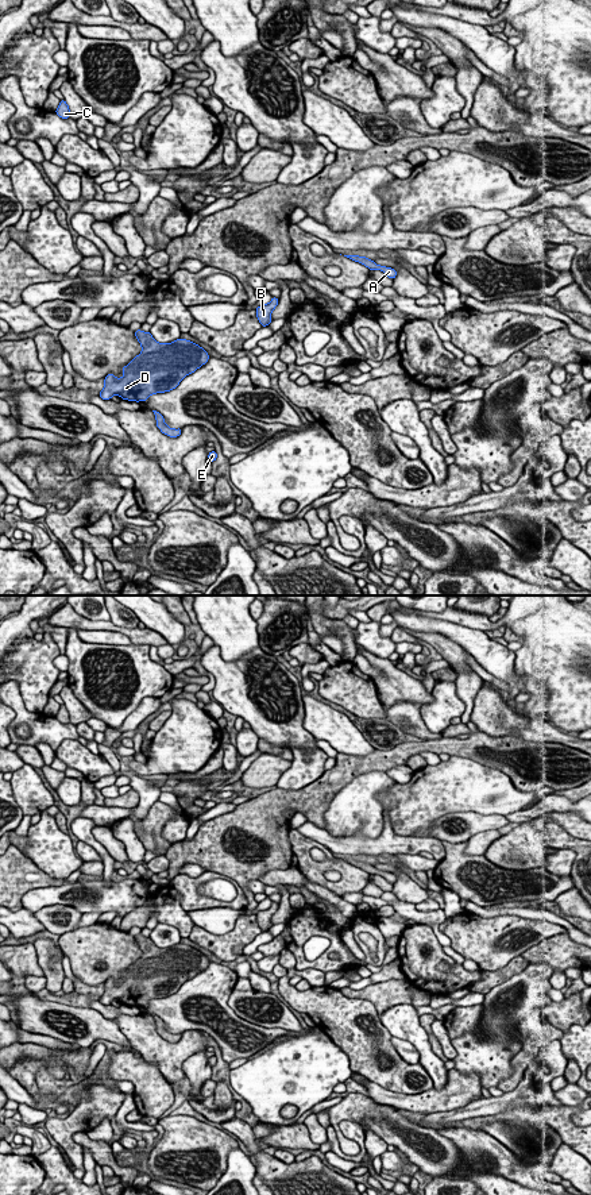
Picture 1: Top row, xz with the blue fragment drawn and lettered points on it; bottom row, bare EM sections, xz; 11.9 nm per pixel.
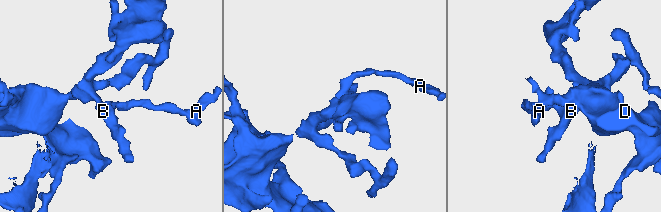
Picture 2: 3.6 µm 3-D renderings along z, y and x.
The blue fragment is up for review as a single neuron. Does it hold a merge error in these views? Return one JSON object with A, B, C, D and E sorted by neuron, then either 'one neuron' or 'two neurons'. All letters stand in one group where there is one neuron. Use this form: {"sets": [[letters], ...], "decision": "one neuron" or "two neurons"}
{"sets": [["A", "B", "C", "D", "E"]], "decision": "one neuron"}

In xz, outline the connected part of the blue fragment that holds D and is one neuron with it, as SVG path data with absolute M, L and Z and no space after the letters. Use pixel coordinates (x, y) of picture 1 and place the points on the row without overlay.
M142 934L135 936L135 941L142 957L121 972L121 983L112 978L104 983L104 994L98 998L103 1005L117 999L121 1005L146 1006L151 999L175 994L186 980L209 964L202 952L186 944L158 948L150 937Z

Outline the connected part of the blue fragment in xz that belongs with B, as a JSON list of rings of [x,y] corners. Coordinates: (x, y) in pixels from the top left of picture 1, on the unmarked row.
[[[273,902],[271,906],[266,910],[258,911],[256,915],[256,922],[262,932],[267,932],[271,928],[271,917],[275,914],[278,910],[279,903]]]

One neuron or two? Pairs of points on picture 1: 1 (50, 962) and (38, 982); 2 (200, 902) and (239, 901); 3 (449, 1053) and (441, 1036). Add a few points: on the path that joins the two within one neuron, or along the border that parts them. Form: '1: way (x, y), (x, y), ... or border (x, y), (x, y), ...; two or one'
1: border (43, 976), (46, 987); two
2: way (209, 902), (230, 904); one
3: way (448, 1049), (444, 1040); one

